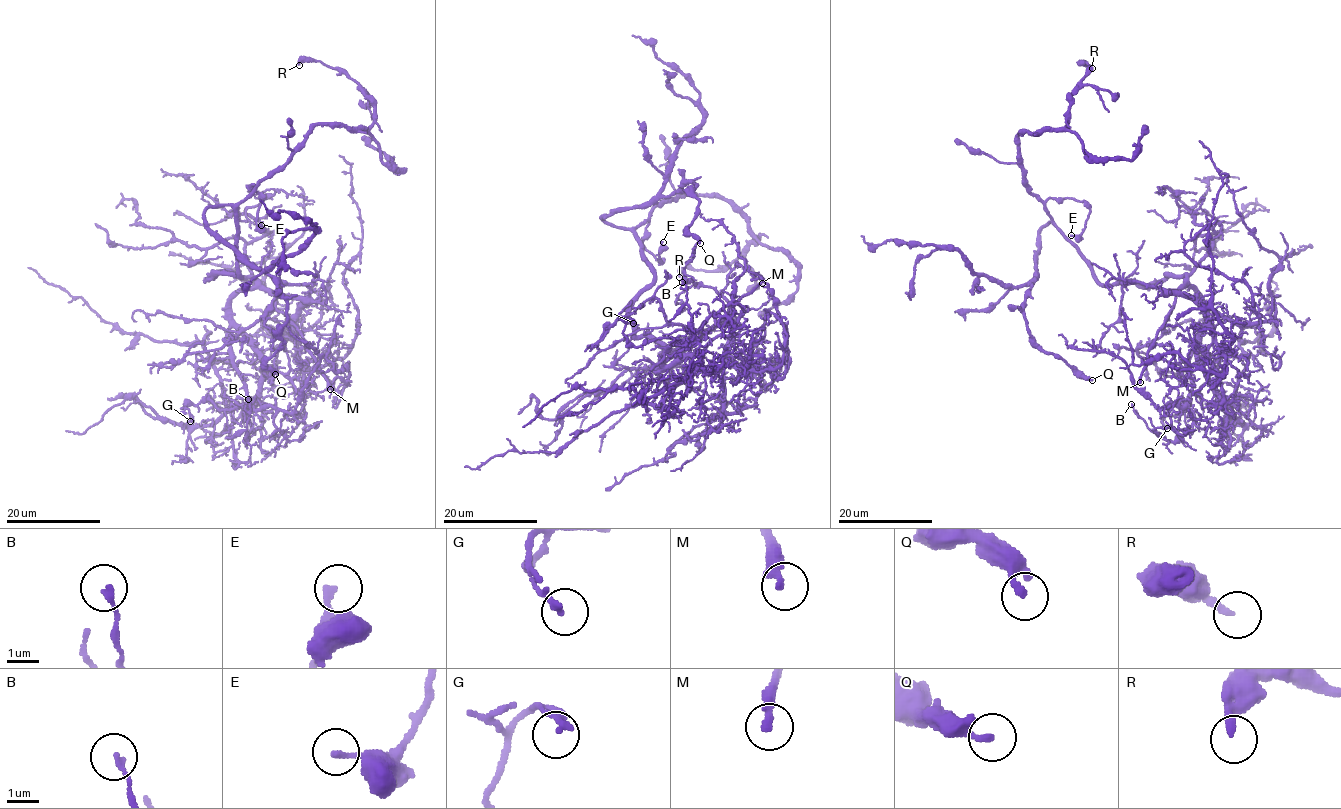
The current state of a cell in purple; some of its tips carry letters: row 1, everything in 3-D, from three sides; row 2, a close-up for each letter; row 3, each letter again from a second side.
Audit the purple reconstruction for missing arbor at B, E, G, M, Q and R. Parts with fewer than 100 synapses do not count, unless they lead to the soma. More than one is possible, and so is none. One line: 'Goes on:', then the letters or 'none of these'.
Goes on: M

